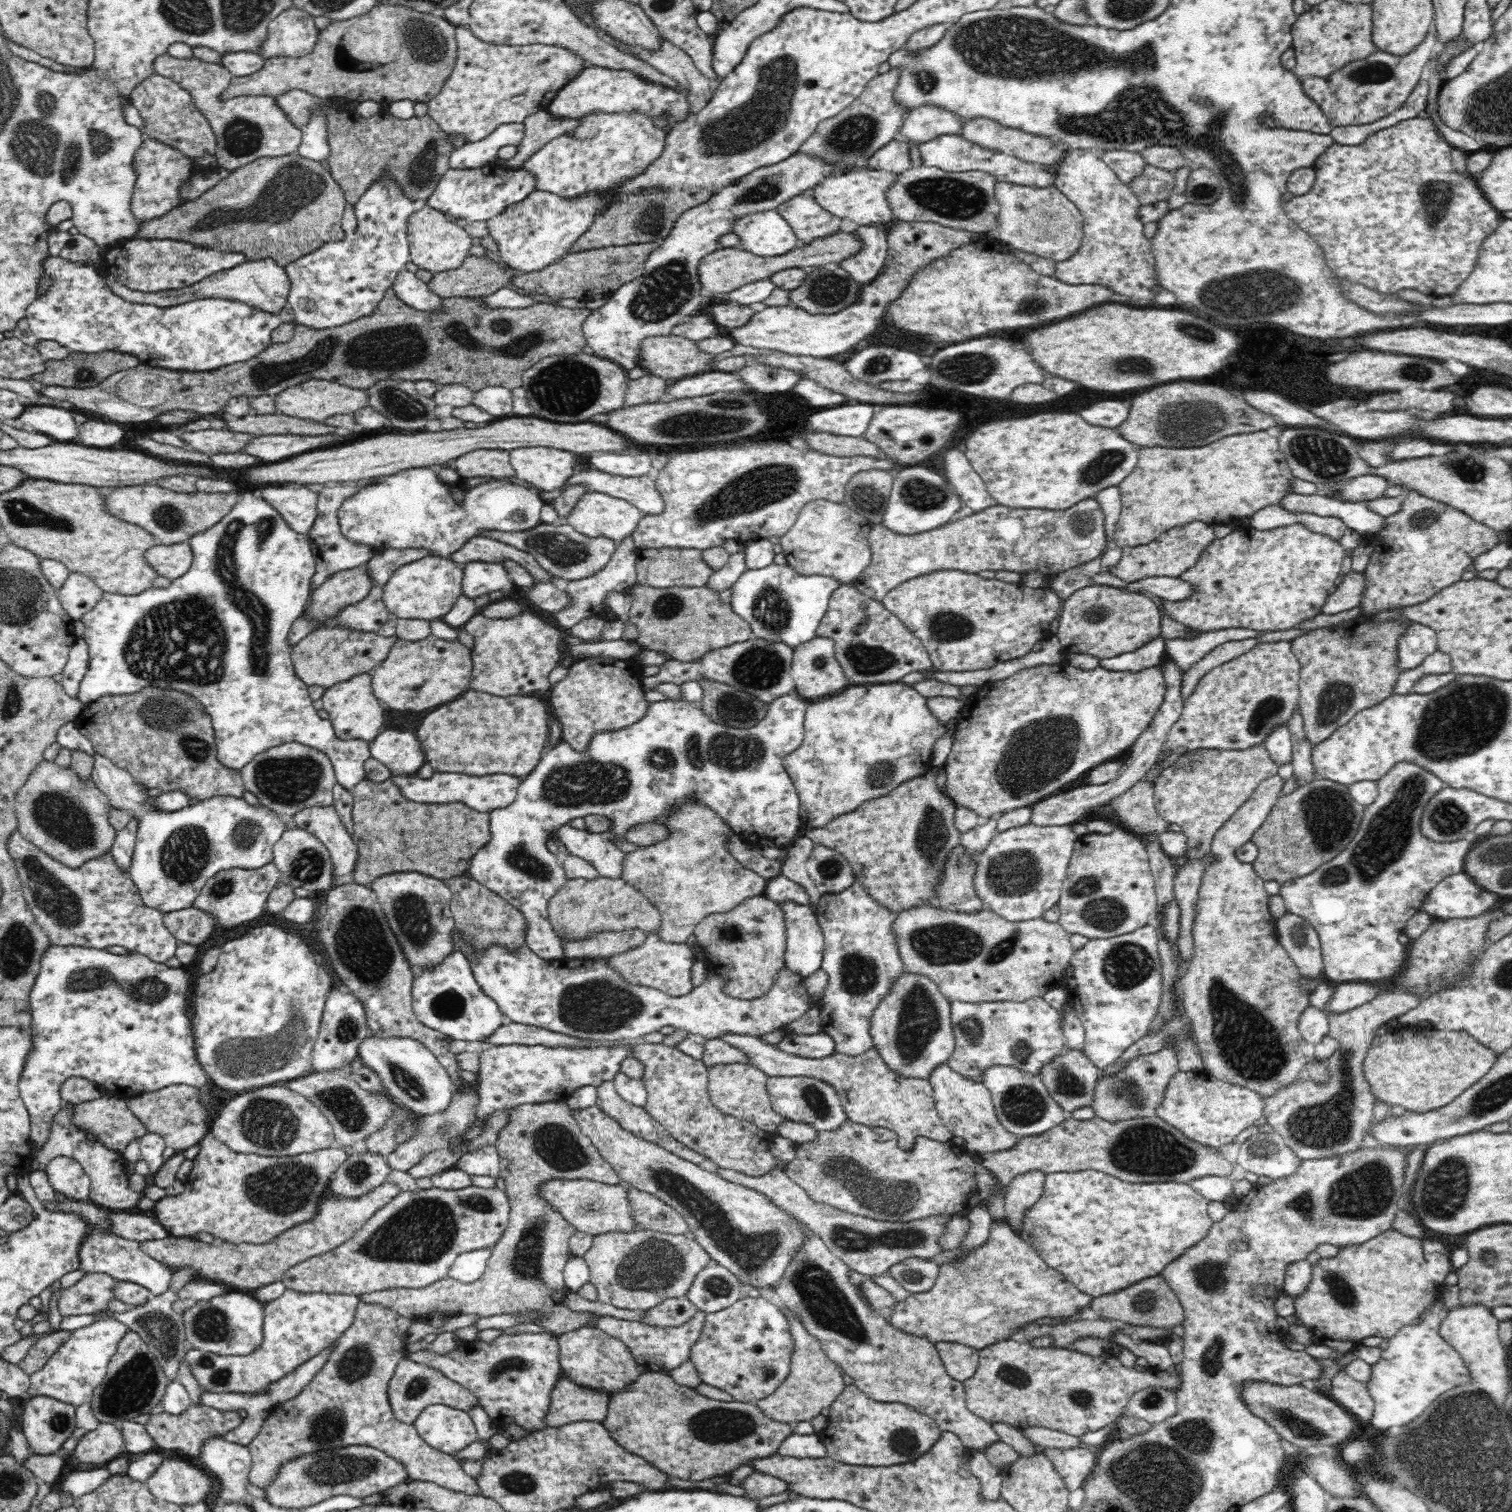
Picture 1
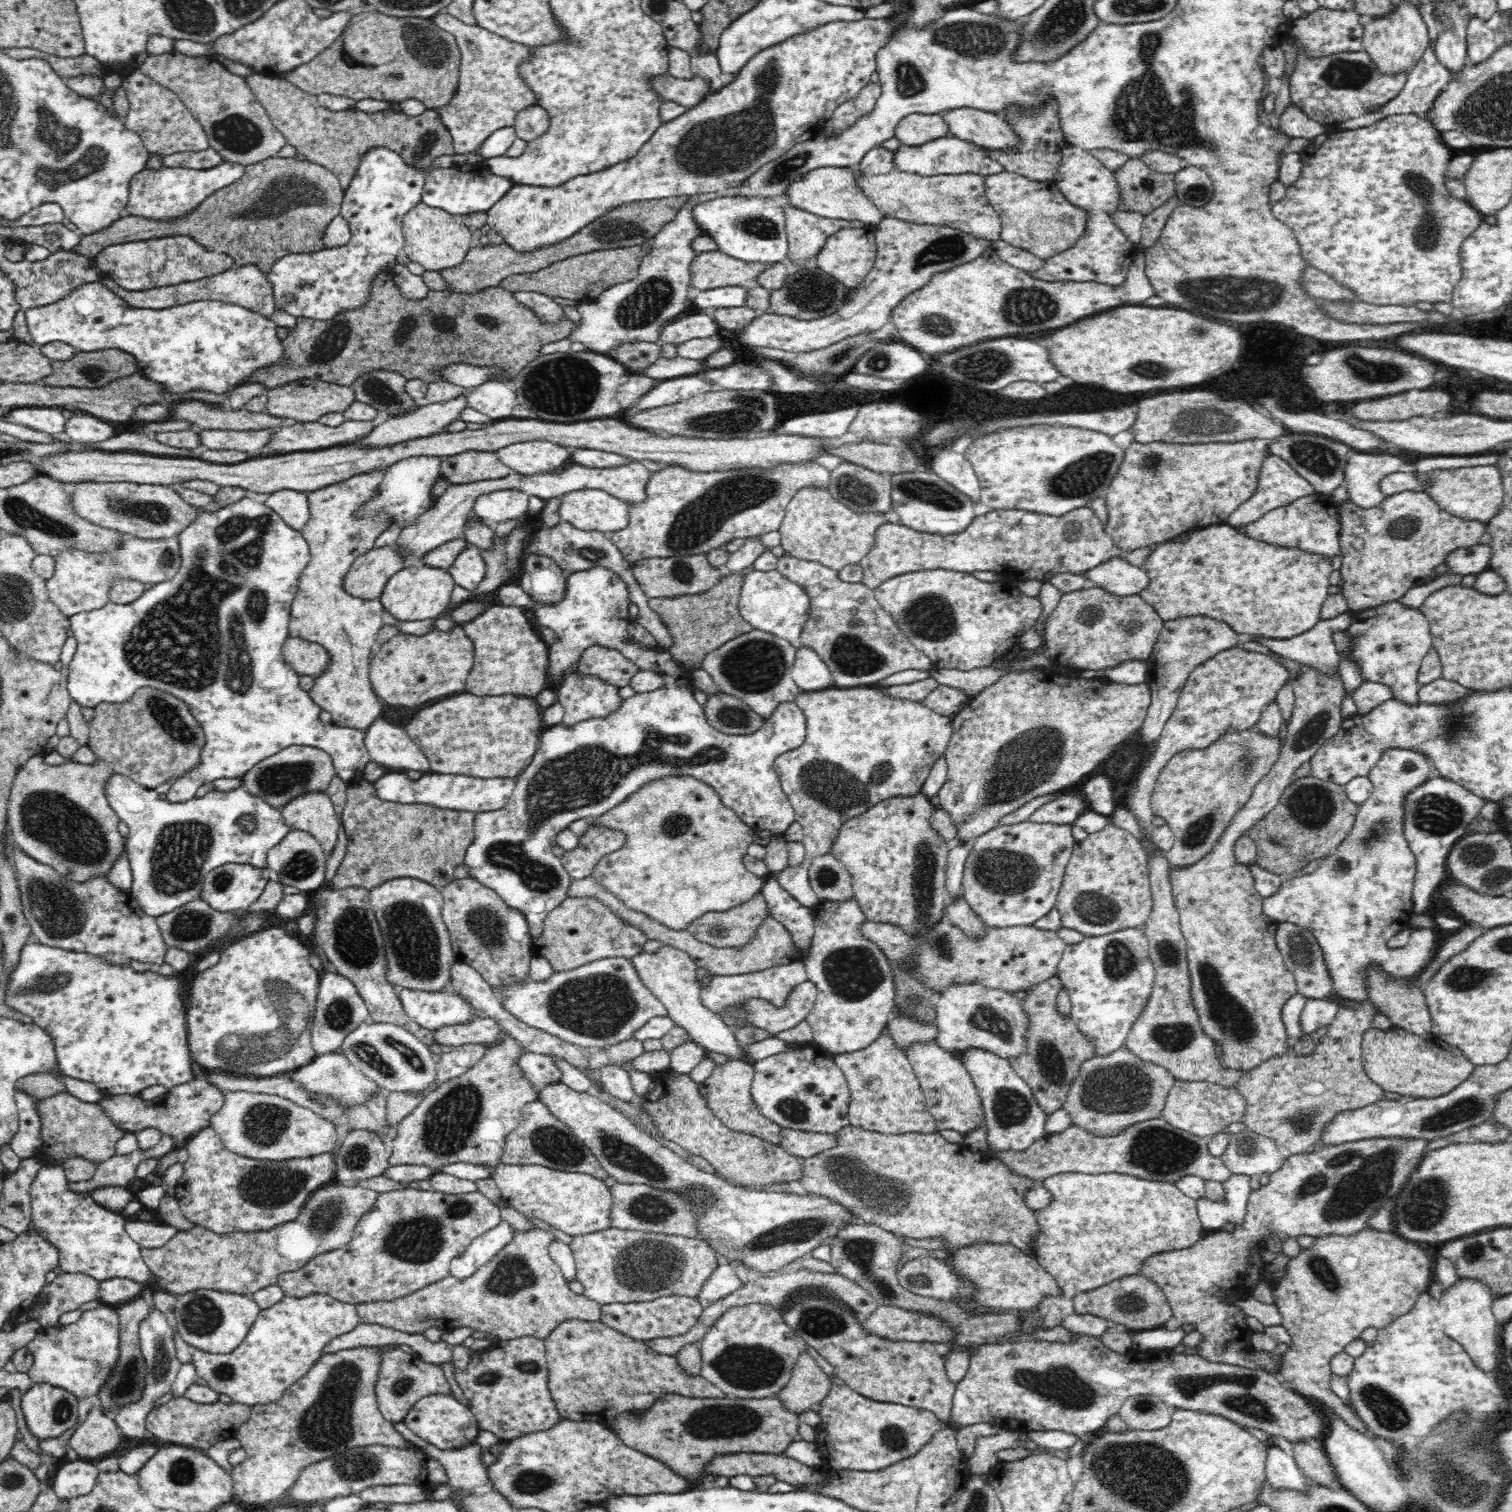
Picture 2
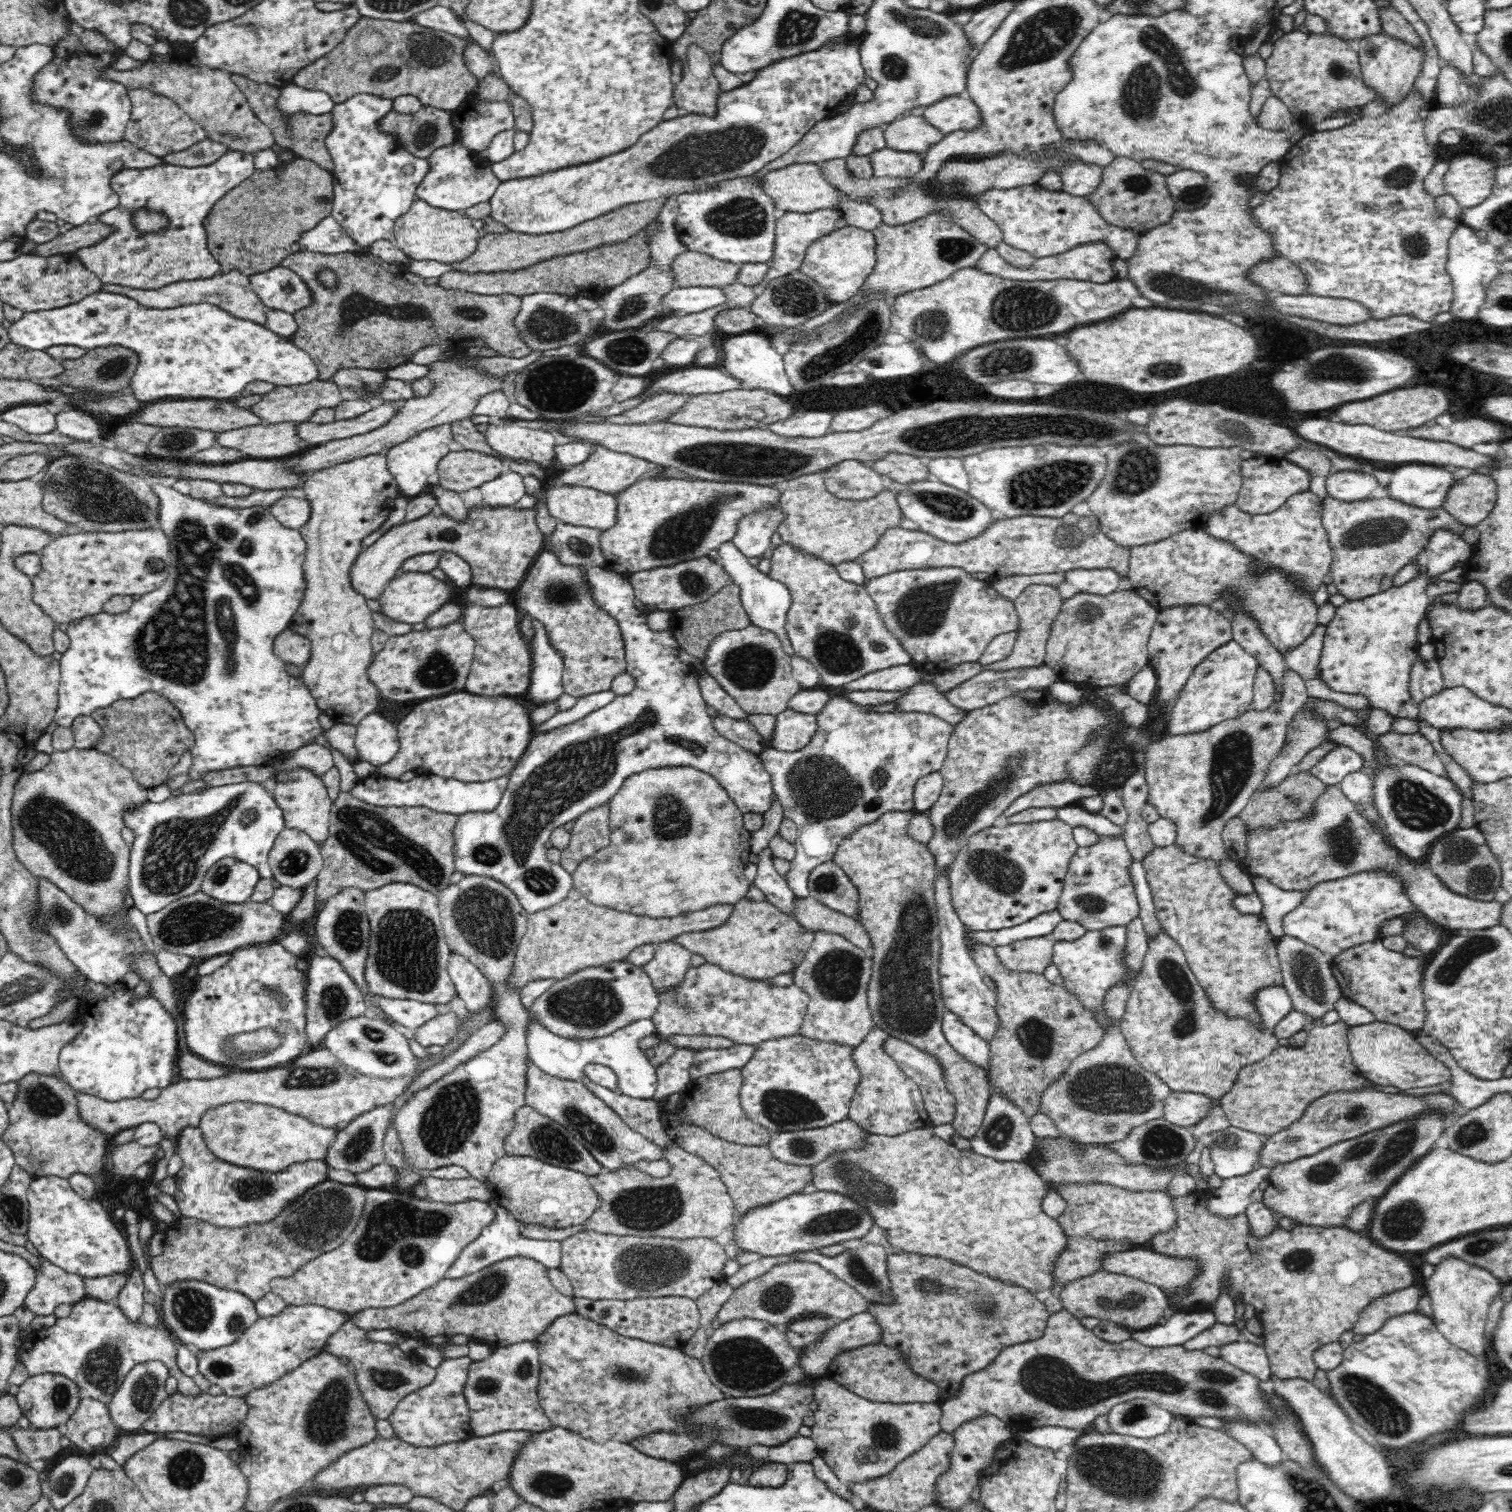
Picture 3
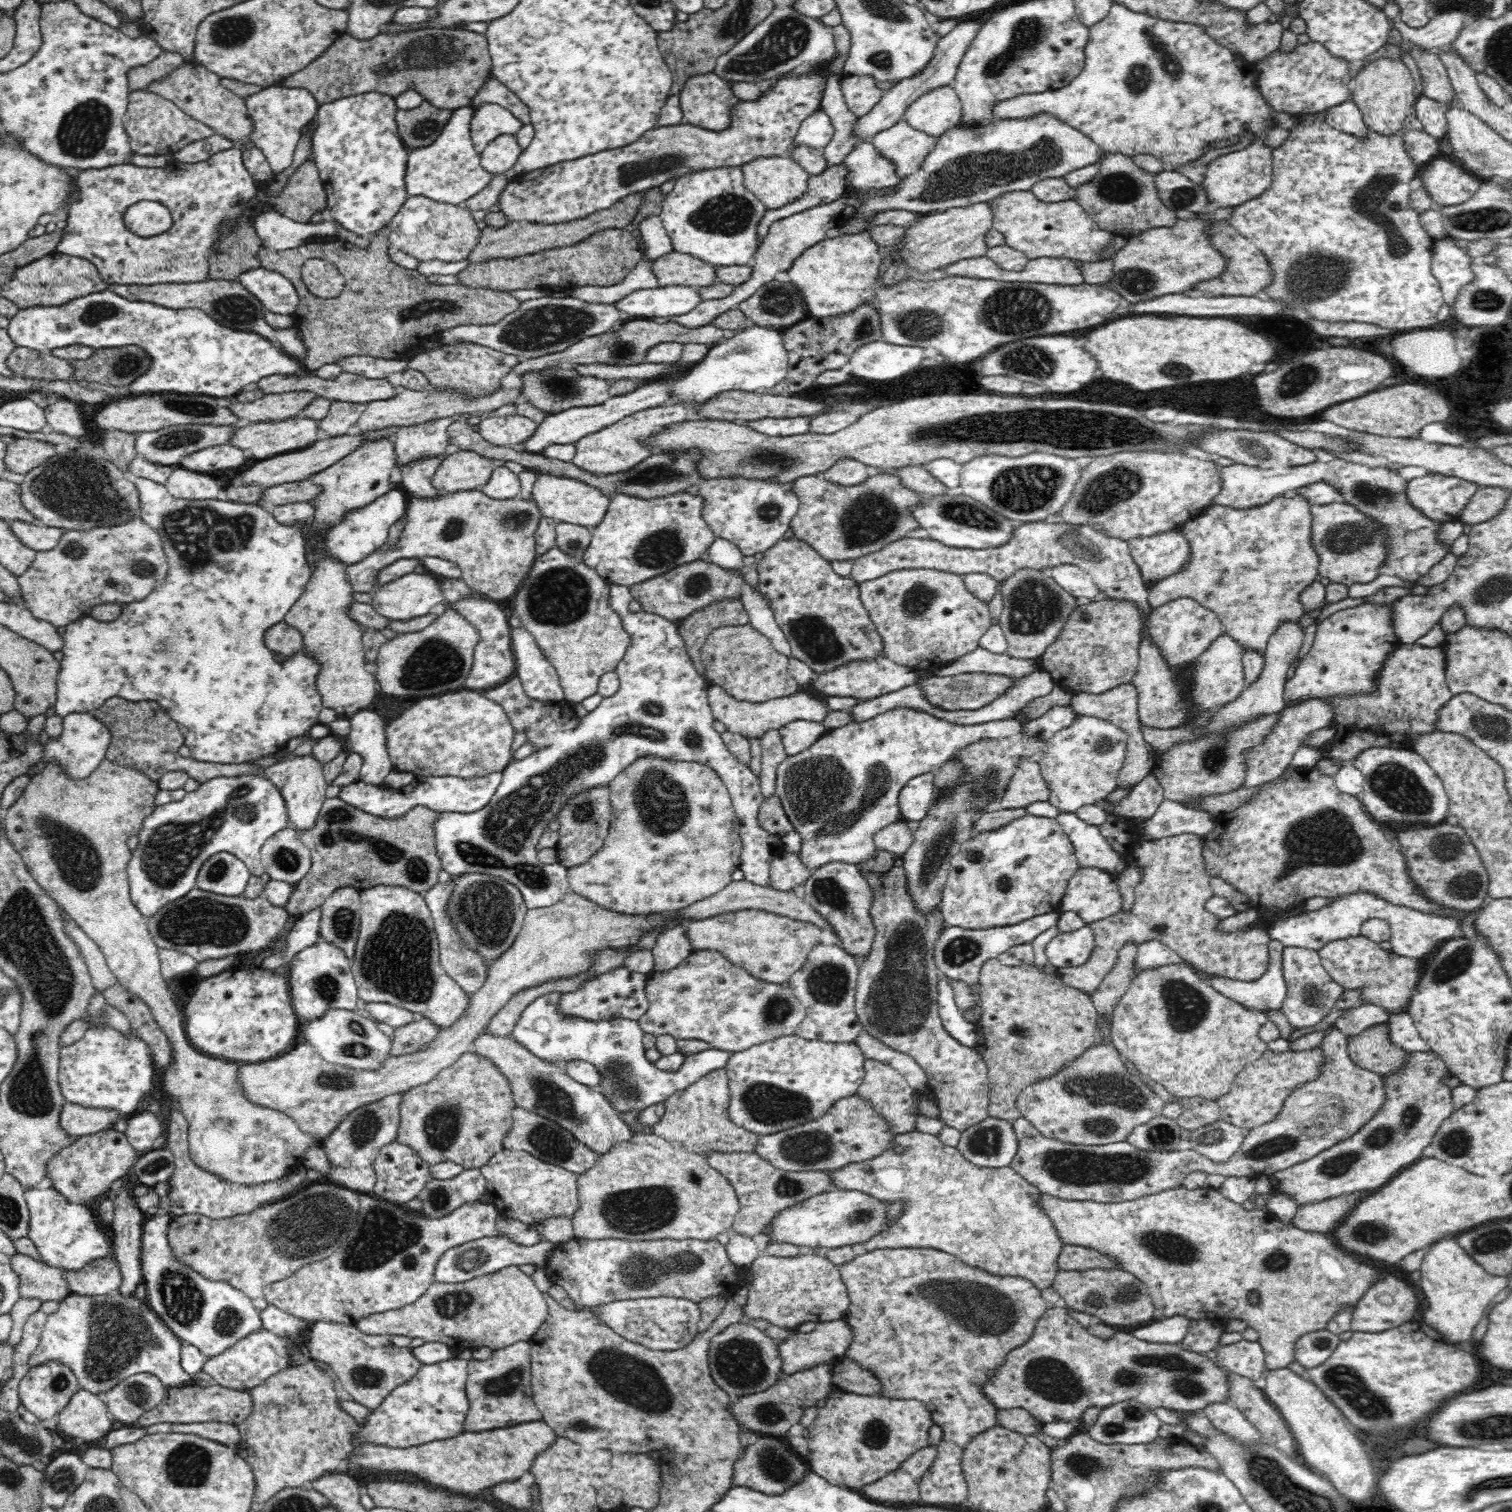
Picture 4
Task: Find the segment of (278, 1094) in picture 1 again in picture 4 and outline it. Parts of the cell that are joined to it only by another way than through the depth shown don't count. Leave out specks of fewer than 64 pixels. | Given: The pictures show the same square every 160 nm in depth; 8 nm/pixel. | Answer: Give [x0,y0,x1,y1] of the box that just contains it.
[2,759,321,1186]

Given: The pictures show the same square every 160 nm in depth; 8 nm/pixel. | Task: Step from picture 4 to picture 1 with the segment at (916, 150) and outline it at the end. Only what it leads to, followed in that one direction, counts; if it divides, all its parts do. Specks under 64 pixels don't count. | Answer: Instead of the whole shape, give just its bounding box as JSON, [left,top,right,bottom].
[901,105,964,143]

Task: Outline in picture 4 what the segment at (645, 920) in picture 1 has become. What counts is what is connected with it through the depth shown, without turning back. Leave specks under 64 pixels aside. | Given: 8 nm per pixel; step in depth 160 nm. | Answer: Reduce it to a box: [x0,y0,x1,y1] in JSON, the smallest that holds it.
[684,909,822,984]

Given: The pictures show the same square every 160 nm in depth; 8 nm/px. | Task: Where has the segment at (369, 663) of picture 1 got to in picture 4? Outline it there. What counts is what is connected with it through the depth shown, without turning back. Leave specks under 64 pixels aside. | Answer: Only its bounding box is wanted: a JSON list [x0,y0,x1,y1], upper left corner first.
[264,620,303,657]

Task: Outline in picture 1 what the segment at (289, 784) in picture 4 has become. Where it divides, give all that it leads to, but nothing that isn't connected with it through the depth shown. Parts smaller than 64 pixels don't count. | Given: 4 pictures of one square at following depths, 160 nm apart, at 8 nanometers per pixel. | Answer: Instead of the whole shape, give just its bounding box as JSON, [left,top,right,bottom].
[293,807,359,876]

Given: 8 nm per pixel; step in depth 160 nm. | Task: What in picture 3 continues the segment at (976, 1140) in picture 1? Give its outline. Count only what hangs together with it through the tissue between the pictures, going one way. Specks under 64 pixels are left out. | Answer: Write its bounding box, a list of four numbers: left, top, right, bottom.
[885,1037,957,1126]

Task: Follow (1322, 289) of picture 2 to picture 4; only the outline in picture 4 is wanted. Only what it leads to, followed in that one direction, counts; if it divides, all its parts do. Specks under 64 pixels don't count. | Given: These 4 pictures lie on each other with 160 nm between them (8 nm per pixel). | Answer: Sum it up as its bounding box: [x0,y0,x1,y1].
[1196,221,1273,296]

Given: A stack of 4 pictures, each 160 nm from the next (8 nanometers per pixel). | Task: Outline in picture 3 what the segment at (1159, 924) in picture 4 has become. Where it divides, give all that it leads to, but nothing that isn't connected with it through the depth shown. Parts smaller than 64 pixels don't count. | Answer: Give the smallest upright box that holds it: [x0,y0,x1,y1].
[1143,844,1284,1031]

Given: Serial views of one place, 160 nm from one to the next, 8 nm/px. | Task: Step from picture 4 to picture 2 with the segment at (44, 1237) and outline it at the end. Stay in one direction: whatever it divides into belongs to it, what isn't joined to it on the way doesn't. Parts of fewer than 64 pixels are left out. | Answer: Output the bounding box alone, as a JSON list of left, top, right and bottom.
[30,1166,152,1286]

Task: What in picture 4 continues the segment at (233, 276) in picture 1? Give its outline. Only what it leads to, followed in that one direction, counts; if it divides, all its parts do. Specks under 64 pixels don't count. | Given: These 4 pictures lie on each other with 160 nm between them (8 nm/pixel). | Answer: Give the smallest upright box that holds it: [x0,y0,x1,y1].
[107,279,304,358]

